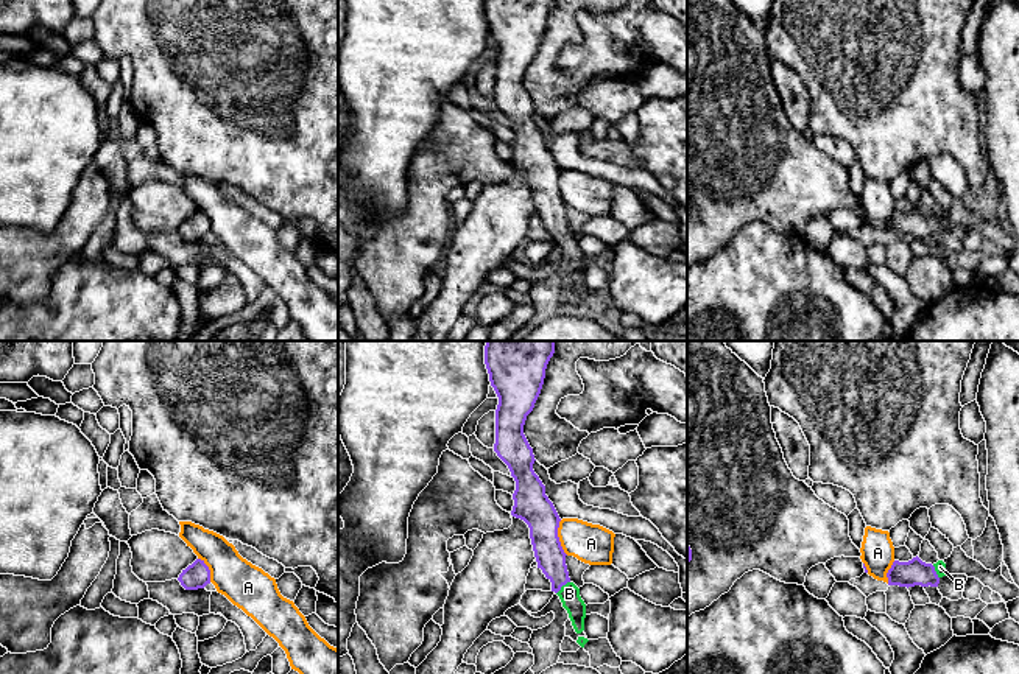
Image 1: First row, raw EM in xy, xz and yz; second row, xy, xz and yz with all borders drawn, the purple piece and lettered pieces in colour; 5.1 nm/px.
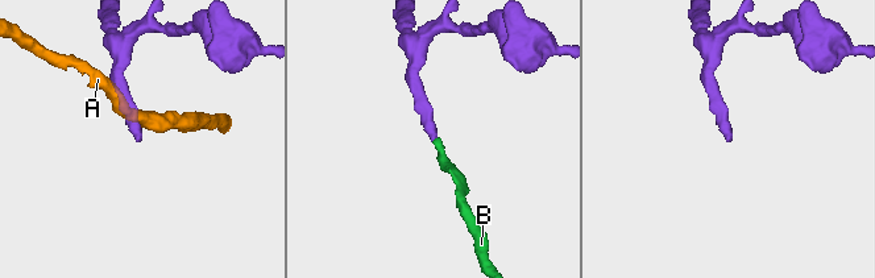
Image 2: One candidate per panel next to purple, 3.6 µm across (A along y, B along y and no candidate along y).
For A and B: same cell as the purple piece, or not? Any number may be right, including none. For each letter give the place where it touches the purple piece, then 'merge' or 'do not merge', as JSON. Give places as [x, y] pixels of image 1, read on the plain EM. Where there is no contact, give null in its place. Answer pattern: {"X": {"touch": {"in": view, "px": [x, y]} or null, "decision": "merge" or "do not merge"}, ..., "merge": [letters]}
{"A": {"touch": {"in": "xz", "px": [558, 189]}, "decision": "do not merge"}, "B": {"touch": {"in": "xz", "px": [561, 237]}, "decision": "merge"}, "merge": ["B"]}

